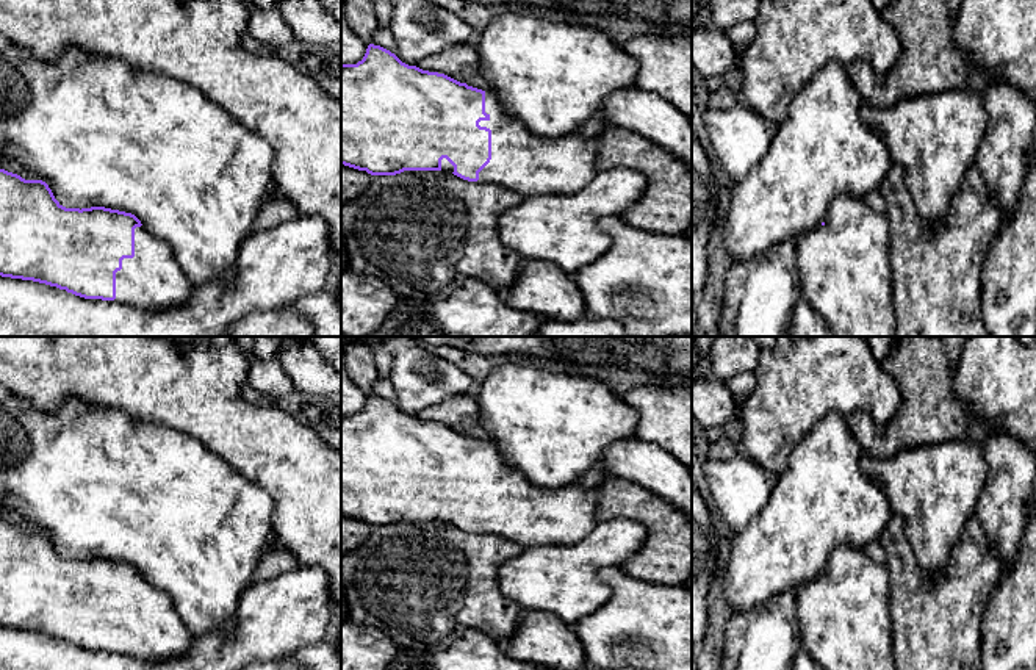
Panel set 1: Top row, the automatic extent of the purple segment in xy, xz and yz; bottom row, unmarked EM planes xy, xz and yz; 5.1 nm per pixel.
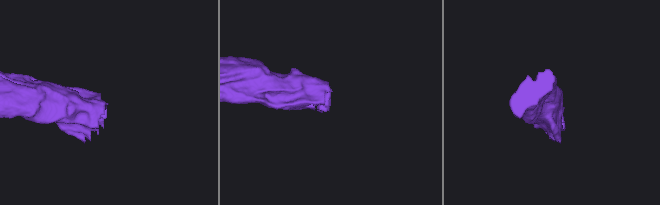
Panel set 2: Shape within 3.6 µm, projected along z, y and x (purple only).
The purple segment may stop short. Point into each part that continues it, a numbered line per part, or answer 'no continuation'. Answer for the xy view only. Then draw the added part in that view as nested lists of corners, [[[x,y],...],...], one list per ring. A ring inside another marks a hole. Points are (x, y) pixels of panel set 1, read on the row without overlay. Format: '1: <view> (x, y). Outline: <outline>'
1: xy (152, 630). Outline: [[[142,576],[135,579],[135,607],[122,611],[116,623],[114,653],[141,661],[180,657],[194,640],[171,596],[149,584]]]

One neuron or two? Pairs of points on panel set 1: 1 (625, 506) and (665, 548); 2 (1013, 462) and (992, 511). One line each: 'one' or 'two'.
1: one
2: one

